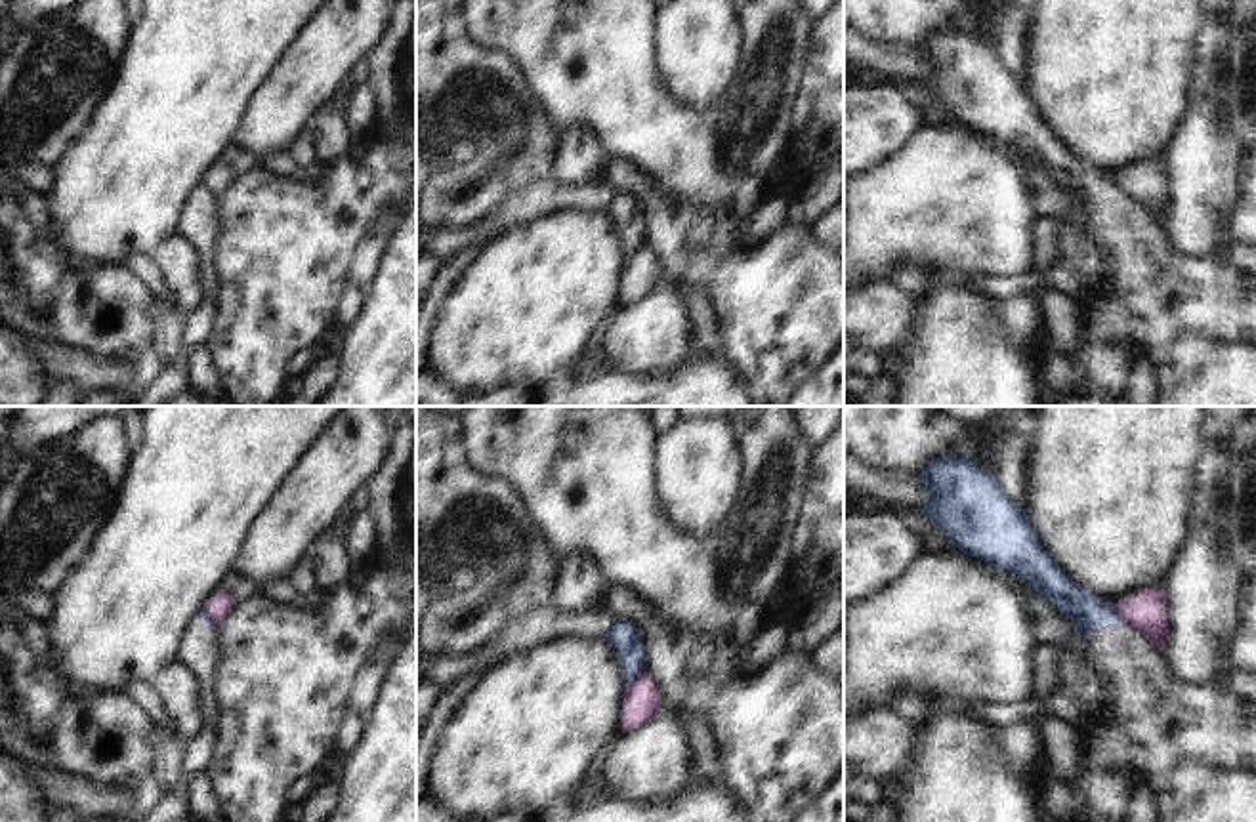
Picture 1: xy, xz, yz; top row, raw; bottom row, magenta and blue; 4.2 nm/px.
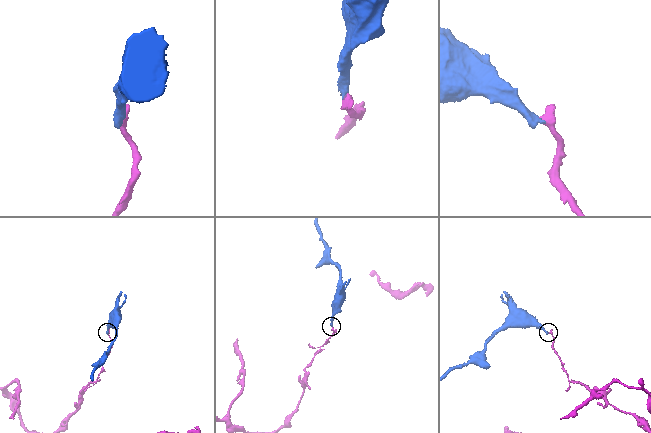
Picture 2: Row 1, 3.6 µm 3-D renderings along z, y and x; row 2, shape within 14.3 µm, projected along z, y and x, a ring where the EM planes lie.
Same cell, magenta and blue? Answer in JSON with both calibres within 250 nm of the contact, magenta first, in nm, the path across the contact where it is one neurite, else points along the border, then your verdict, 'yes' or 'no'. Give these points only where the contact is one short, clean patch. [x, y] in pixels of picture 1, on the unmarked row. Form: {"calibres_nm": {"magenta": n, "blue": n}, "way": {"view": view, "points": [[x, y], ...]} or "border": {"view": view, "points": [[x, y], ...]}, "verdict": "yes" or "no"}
{"calibres_nm": {"magenta": 160, "blue": 160}, "border": {"view": "yz", "points": [[1113, 180], [1129, 197]]}, "verdict": "no"}

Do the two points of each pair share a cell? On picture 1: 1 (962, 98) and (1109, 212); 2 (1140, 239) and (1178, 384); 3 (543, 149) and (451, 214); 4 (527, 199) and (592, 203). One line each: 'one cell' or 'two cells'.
1: one cell
2: one cell
3: one cell
4: one cell

